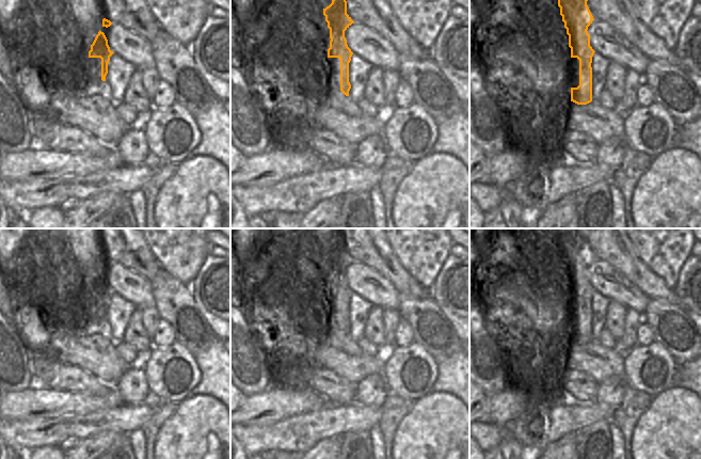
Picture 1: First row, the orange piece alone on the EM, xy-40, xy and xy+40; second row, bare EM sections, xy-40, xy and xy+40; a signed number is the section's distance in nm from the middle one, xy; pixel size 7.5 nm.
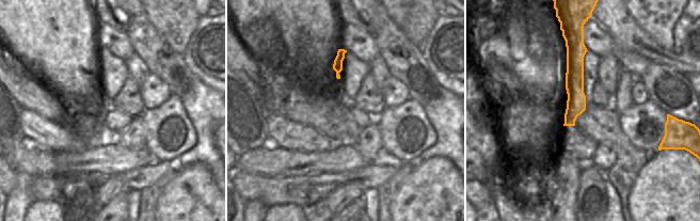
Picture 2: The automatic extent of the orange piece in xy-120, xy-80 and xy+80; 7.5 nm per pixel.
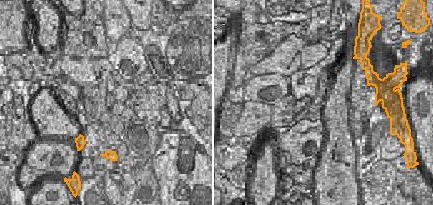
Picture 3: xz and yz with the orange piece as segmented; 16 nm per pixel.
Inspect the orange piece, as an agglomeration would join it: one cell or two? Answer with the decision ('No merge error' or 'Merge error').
Merge error

